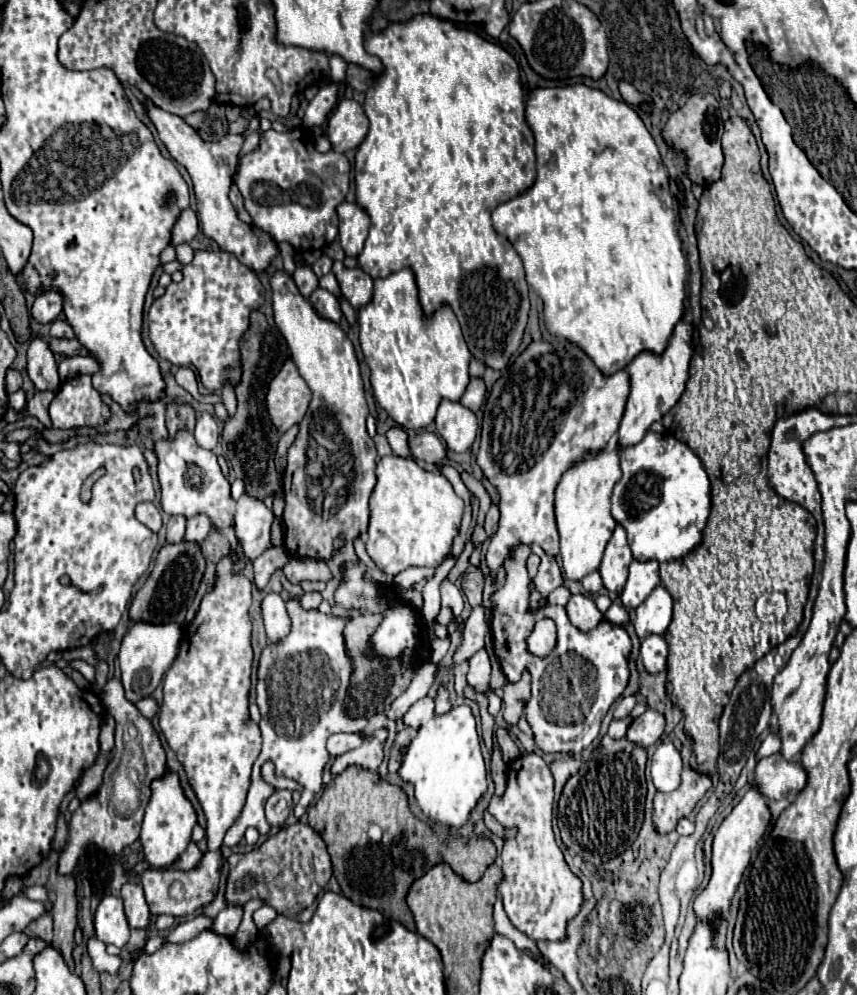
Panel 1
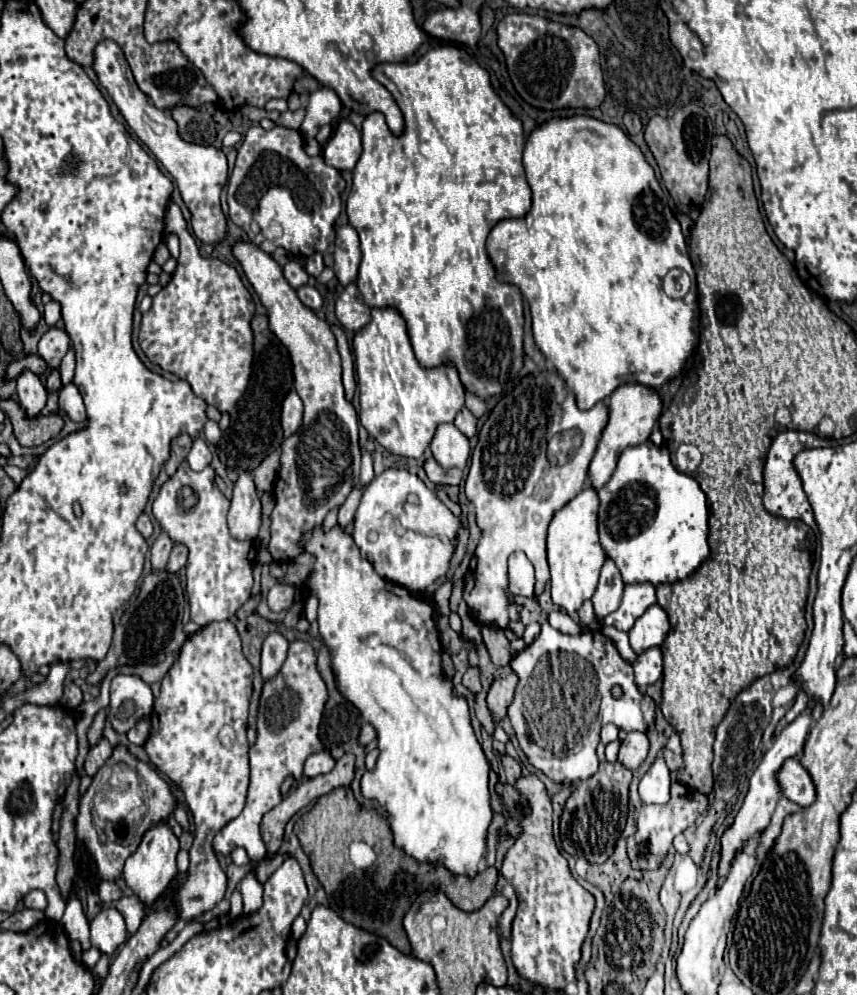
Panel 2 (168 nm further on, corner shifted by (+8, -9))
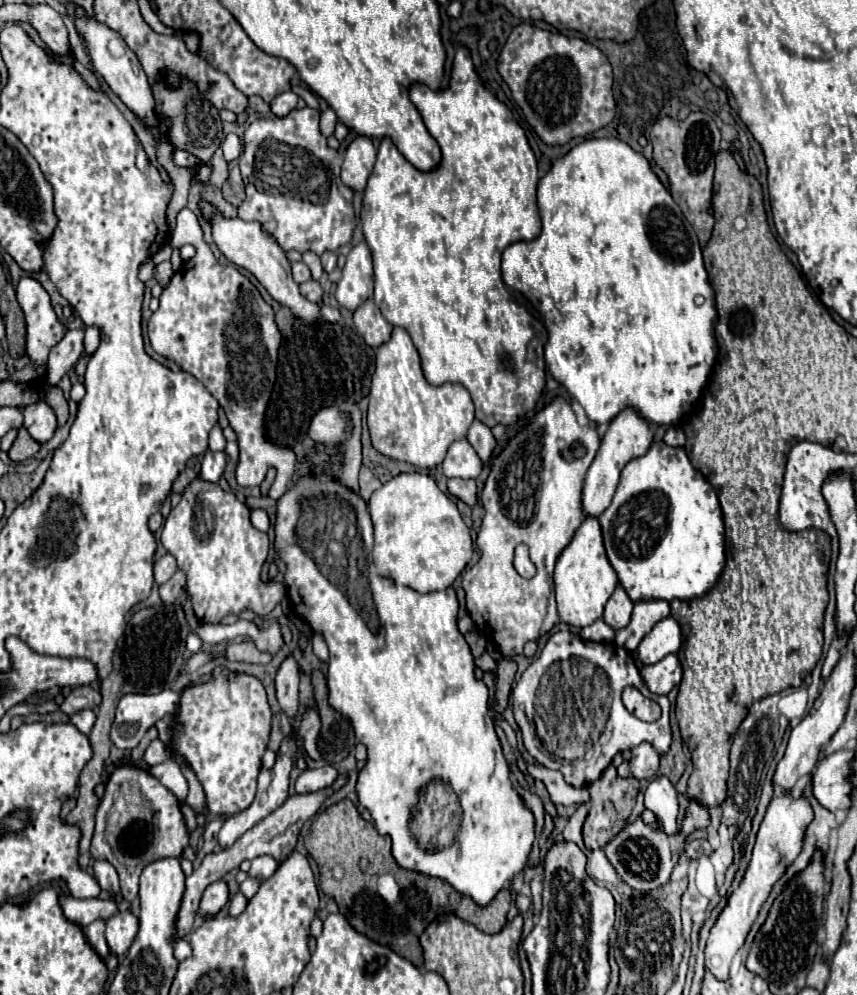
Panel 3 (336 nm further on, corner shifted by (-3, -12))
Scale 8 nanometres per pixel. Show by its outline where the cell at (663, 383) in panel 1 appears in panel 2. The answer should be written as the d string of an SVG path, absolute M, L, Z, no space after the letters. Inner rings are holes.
M623 384L621 388L617 388L611 394L611 398L609 398L609 420L607 420L607 426L603 428L601 440L597 444L597 450L595 450L595 456L589 464L589 474L587 474L593 490L601 490L609 482L621 450L647 442L657 418L661 416L661 408L663 406L661 406L659 394L651 388L641 386L641 384Z

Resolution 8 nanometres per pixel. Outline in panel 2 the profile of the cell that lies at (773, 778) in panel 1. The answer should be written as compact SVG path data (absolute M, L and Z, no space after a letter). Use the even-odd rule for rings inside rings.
M787 760L783 764L783 768L779 770L777 774L777 780L781 784L781 790L783 794L797 802L799 806L807 808L809 804L815 802L817 798L817 790L815 790L815 784L813 784L813 778L809 776L809 772L801 766L801 760Z

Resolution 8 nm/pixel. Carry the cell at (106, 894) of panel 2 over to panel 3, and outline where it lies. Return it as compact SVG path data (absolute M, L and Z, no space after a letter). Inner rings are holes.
M96 861L94 863L94 877L100 883L104 891L108 891L112 897L120 897L120 881L116 869L108 861Z

